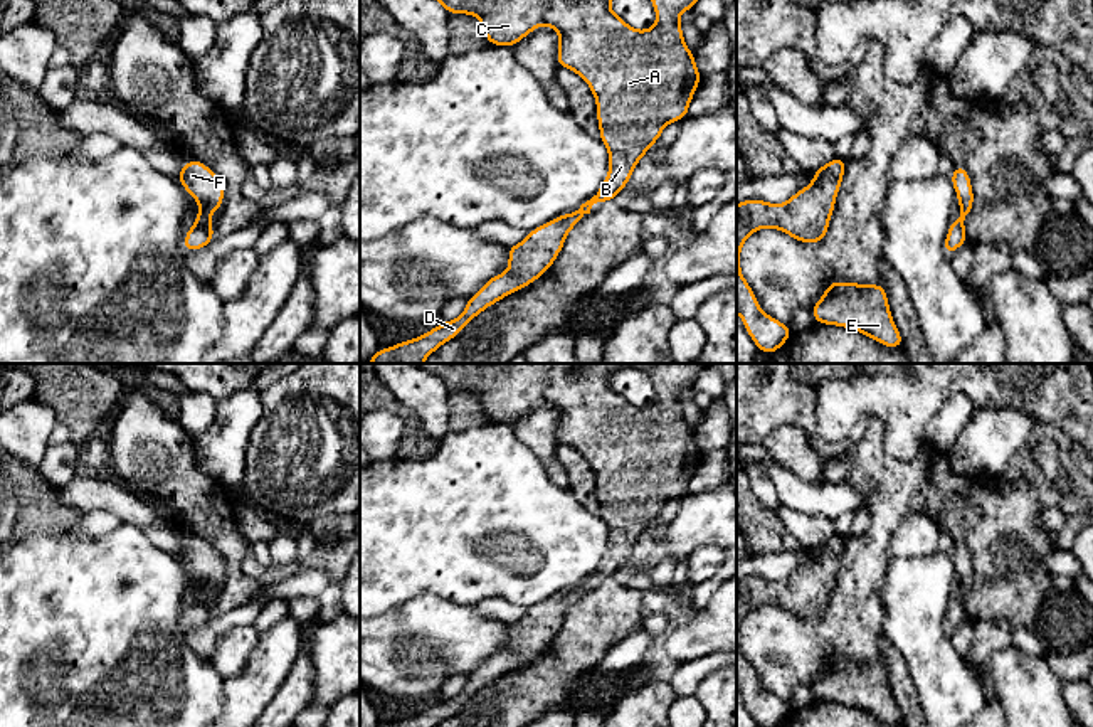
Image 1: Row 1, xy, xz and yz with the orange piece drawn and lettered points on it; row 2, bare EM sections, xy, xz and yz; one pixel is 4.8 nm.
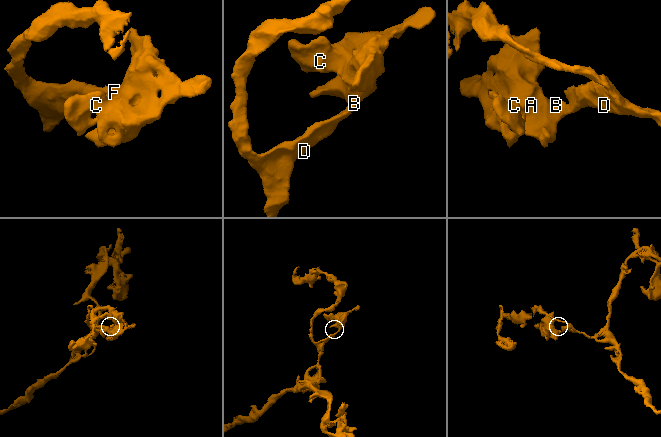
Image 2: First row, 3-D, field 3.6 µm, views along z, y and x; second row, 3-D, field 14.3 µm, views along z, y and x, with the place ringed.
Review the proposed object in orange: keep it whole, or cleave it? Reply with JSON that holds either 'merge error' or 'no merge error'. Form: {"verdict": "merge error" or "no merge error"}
{"verdict": "no merge error"}

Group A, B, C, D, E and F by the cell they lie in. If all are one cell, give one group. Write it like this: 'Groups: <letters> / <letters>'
Groups: A B C D E F

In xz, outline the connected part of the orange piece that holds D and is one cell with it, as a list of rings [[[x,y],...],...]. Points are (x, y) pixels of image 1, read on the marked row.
[[[437,0],[452,13],[467,13],[481,20],[483,34],[489,45],[515,47],[523,37],[540,25],[548,25],[560,35],[557,50],[558,67],[568,67],[592,89],[597,103],[597,123],[600,141],[609,150],[609,173],[597,194],[572,214],[528,231],[528,237],[508,247],[510,268],[493,276],[483,288],[466,300],[464,311],[452,321],[442,321],[425,335],[400,342],[388,348],[378,348],[365,364],[424,364],[424,360],[446,342],[456,338],[461,330],[488,306],[504,296],[530,286],[545,274],[560,251],[573,226],[577,226],[594,204],[614,200],[627,185],[639,160],[659,140],[666,125],[683,121],[701,74],[691,52],[683,40],[683,25],[678,15],[694,10],[698,0],[651,0],[656,10],[656,25],[636,30],[615,15],[610,0]]]

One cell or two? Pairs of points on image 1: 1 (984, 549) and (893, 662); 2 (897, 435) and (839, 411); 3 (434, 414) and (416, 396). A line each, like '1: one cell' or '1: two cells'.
1: two cells
2: one cell
3: one cell

